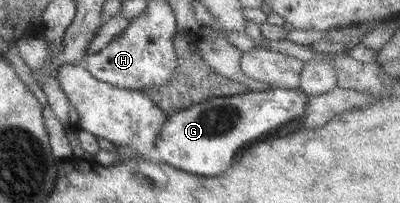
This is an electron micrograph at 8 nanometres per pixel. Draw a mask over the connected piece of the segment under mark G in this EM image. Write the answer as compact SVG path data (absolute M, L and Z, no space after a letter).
M269 88L232 96L219 96L167 114L153 145L153 158L175 169L203 177L228 171L237 151L263 133L281 127L305 113L308 96L301 90Z

